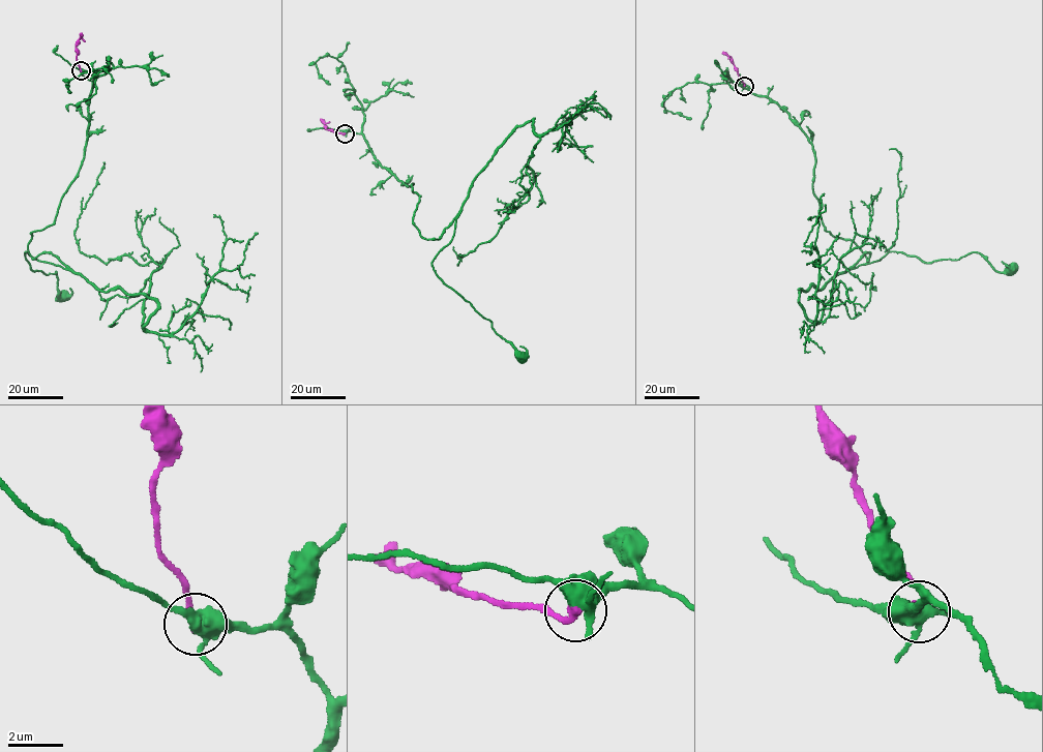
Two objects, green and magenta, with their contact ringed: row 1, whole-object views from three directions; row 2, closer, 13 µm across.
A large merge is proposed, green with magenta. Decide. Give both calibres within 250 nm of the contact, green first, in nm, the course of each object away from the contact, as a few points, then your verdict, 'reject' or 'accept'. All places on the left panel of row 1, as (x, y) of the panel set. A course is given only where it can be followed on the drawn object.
calibres 440 and 280 nm; course green (81, 70), (94, 82), (83, 160), (27, 247), (67, 268), (24, 252), (32, 270), (56, 272), (61, 295); course magenta (80, 70), (77, 60), (80, 34); accept

